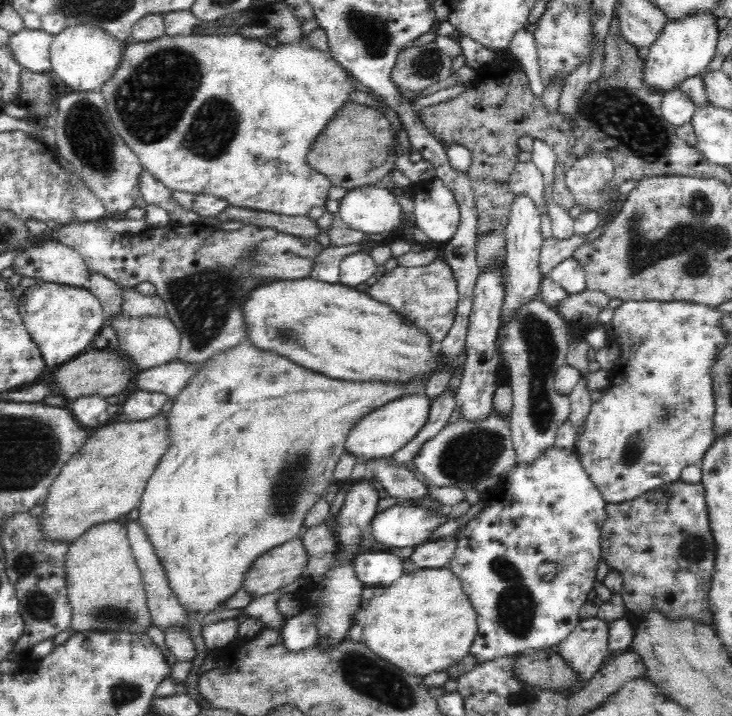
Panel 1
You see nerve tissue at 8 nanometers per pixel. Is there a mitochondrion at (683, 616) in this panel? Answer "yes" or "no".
no

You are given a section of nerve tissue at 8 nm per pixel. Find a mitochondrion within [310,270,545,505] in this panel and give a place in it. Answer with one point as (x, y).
(467, 455)

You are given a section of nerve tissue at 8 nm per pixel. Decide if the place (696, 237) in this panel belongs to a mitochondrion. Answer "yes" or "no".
yes

